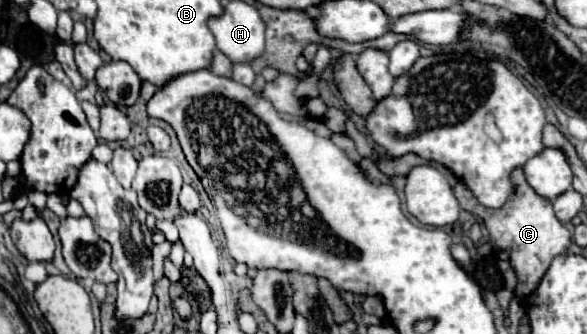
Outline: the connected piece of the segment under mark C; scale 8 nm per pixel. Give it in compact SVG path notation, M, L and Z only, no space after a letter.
M515 167L515 171L511 173L511 181L515 185L513 195L499 209L483 207L475 199L475 195L465 187L465 183L461 183L461 181L457 181L457 185L455 185L455 195L459 199L461 209L465 209L465 211L469 211L469 213L473 213L473 215L483 219L483 223L485 223L485 227L489 231L493 247L497 251L507 251L509 253L511 267L513 267L513 271L517 275L515 295L517 297L525 297L525 295L535 291L535 287L539 285L541 277L549 269L553 257L557 257L557 255L567 251L567 247L571 245L571 233L555 217L551 201L543 199L541 195L537 195L529 187L529 183L527 183L527 179L523 175L523 167Z

